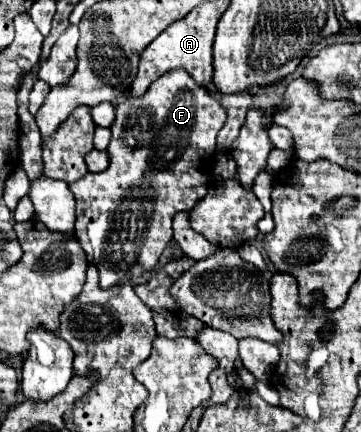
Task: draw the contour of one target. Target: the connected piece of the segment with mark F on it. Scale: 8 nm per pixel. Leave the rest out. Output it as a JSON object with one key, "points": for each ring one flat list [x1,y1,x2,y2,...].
{"points":[[174,70,158,78,138,100,126,98,116,106,112,140,108,144,110,166,104,172,88,172,70,184,76,198,76,234,88,254,90,264,100,272,100,288,126,284,134,274,150,272,172,238,172,218,180,210,192,208,206,196,206,172,212,168,216,134,226,122,226,112,198,86,186,72]]}

